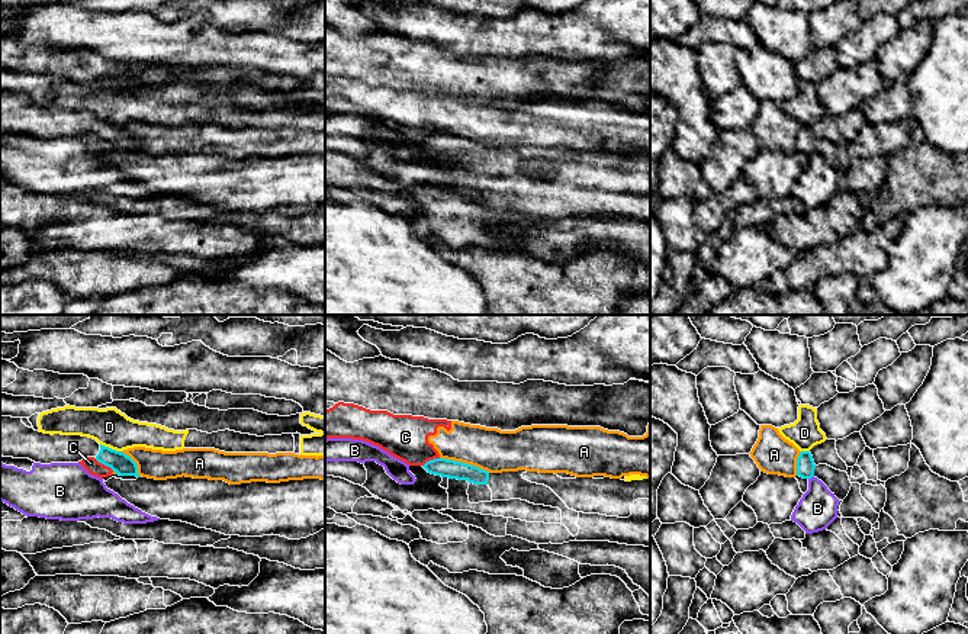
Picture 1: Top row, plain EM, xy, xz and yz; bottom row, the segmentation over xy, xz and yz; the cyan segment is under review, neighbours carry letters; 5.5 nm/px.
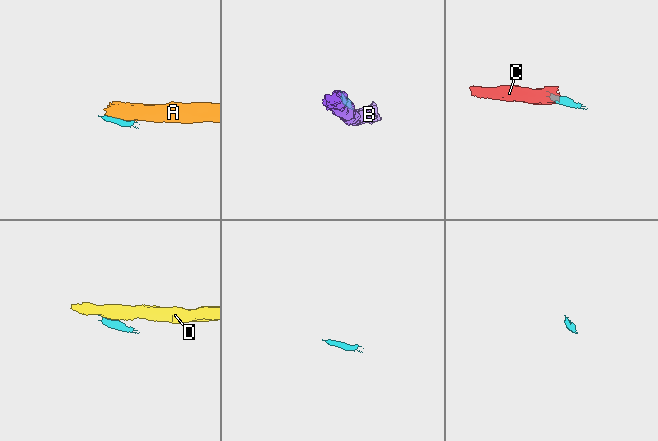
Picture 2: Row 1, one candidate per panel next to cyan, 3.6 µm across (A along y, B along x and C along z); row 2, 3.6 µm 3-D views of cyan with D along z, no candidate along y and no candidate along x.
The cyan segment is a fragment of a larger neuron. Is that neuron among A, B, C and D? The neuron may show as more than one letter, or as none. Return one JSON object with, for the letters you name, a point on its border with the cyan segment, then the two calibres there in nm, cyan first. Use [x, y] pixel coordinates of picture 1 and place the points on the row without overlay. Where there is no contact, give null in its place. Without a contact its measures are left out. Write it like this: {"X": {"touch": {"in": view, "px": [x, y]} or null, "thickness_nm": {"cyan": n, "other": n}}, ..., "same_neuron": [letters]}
{"same_neuron": []}

